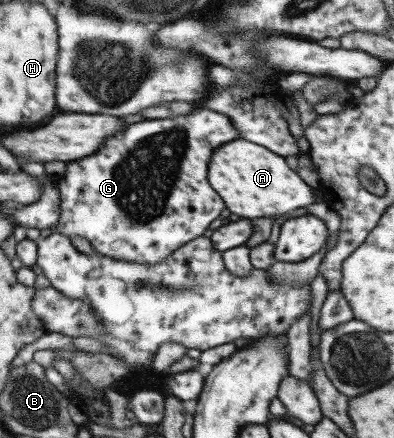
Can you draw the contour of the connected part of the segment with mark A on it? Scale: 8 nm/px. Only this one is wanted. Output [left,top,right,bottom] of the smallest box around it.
[207,139,322,219]

